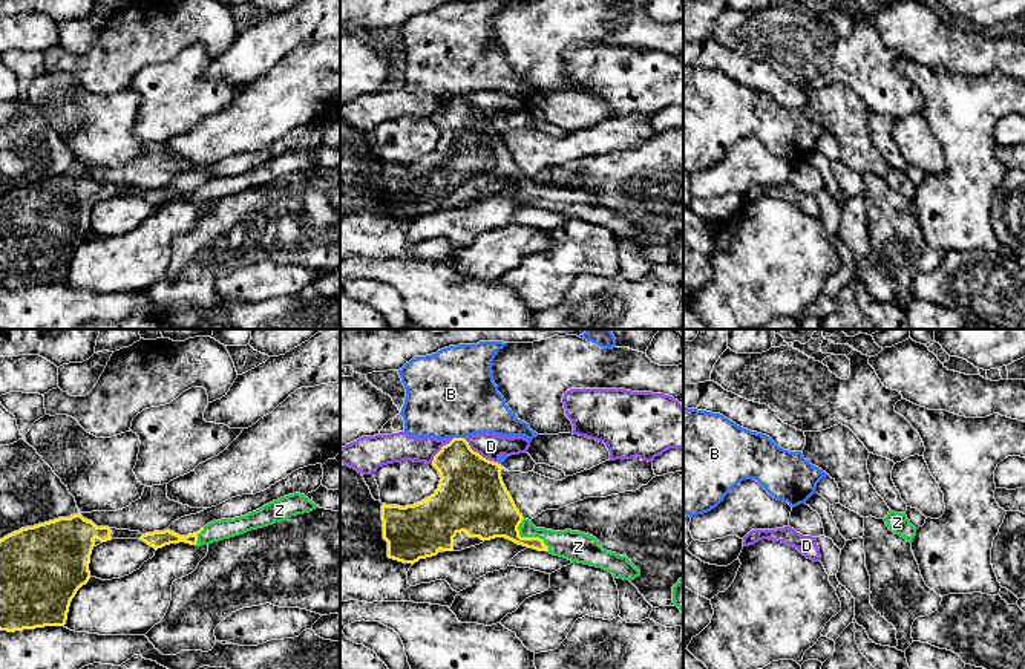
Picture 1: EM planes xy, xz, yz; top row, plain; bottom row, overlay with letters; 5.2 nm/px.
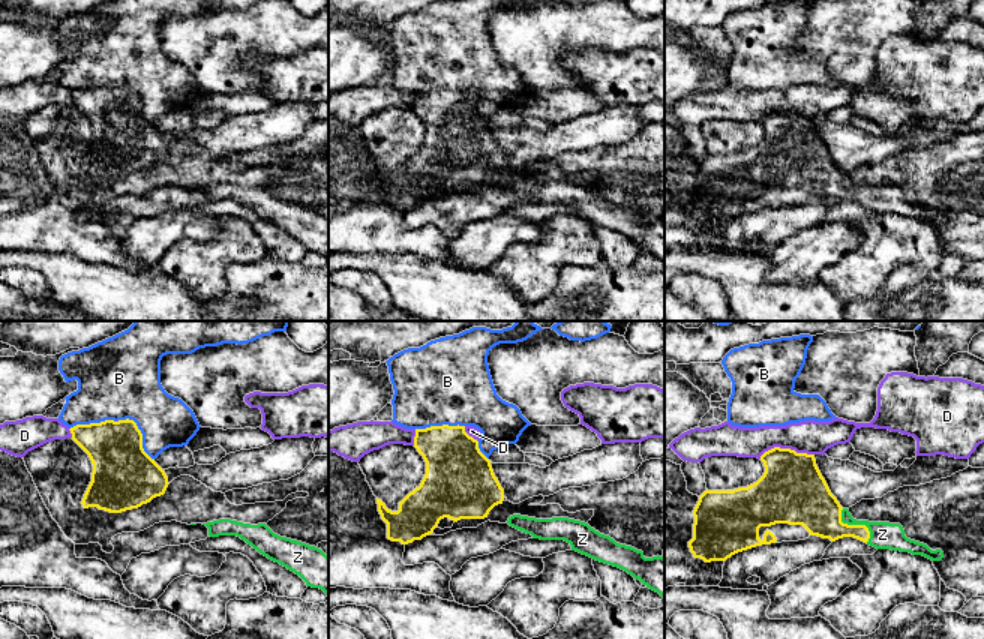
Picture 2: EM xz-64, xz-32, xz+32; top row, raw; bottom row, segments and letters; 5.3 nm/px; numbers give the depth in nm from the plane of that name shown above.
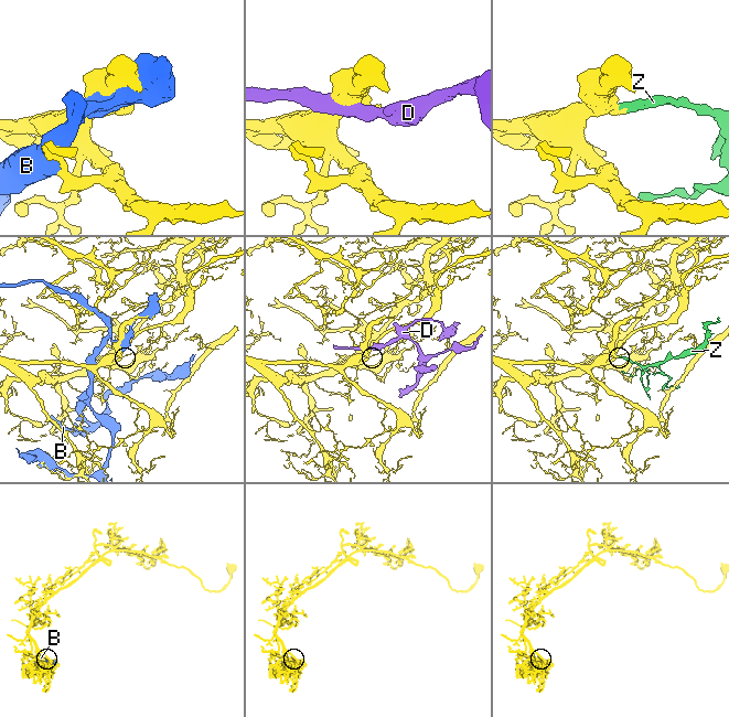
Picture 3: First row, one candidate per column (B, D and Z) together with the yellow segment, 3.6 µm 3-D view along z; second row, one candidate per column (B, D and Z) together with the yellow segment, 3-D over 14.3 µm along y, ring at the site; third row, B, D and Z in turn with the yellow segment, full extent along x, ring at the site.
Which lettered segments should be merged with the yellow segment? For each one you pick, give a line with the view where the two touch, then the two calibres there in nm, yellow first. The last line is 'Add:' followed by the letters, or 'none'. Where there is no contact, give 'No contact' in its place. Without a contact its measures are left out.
Z: Touches yellow in xz. Thickness 280 nm (yellow) against 160 nm
Add: Z

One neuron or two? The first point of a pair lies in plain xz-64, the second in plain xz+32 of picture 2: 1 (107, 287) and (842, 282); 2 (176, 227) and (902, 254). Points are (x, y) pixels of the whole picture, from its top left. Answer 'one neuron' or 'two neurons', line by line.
1: two neurons
2: two neurons

